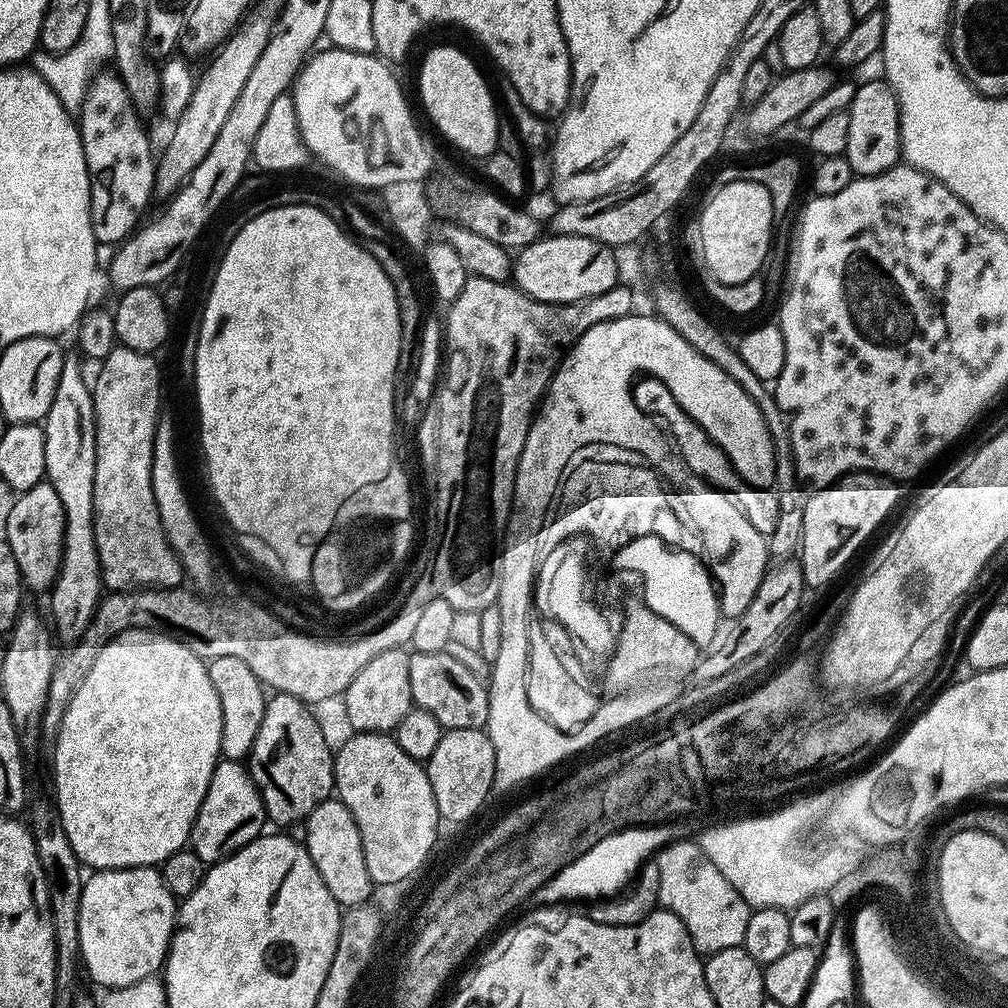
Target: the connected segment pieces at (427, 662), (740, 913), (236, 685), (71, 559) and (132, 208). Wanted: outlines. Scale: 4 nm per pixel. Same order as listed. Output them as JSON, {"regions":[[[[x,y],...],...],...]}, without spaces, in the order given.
{"regions":[[[[451,651],[417,652],[408,657],[410,662],[410,690],[413,705],[438,718],[441,729],[484,728],[488,722],[488,689],[462,661],[451,656]]],[[[691,839],[677,840],[660,849],[654,863],[658,866],[658,874],[662,874],[662,886],[659,887],[659,907],[665,912],[674,913],[682,922],[682,926],[686,926],[697,952],[711,954],[718,950],[730,950],[743,945],[746,938],[746,926],[750,922],[753,909],[742,898],[742,894],[738,894],[738,890],[734,890],[734,886],[730,886],[730,882],[722,878],[718,866],[714,866],[710,858],[706,858],[699,843]]],[[[214,658],[207,661],[208,677],[218,694],[218,702],[222,710],[222,742],[220,755],[225,760],[247,761],[254,746],[254,738],[258,738],[258,726],[262,726],[262,714],[266,703],[266,689],[260,680],[242,662],[242,658]]],[[[72,358],[65,359],[62,374],[58,378],[58,390],[54,390],[54,402],[50,402],[50,410],[42,421],[44,437],[46,438],[46,481],[58,494],[65,512],[65,532],[63,552],[60,560],[60,570],[56,576],[52,594],[52,620],[57,637],[65,640],[65,645],[71,646],[86,630],[92,620],[96,608],[102,599],[102,581],[100,578],[100,563],[96,554],[96,539],[94,538],[94,466],[96,465],[96,415],[92,401],[92,389],[89,381],[84,381],[84,372],[80,364]]],[[[102,70],[96,75],[88,88],[84,104],[78,110],[80,141],[90,178],[90,226],[94,230],[97,245],[100,246],[116,246],[127,240],[141,223],[148,198],[152,198],[154,194],[158,160],[154,152],[152,156],[152,144],[148,141],[148,132],[139,116],[141,115],[132,104],[126,86],[112,70]]]]}

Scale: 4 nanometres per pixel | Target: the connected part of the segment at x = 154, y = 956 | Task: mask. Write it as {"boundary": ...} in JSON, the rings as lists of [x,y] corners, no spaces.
{"boundary":[[[159,867],[105,868],[96,870],[83,881],[81,908],[78,910],[78,938],[83,971],[104,990],[134,986],[148,976],[156,976],[164,967],[168,943],[176,927],[177,897],[166,890],[166,882],[160,877]]]}

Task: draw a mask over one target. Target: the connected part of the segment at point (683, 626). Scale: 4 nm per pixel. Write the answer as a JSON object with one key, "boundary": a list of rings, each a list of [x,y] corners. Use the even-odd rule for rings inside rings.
{"boundary":[[[645,537],[631,544],[631,547],[615,551],[613,557],[615,569],[630,571],[638,578],[641,576],[646,588],[643,600],[645,607],[678,626],[694,642],[697,651],[704,652],[713,644],[722,621],[722,604],[713,577],[697,553],[673,553],[659,539]]]}

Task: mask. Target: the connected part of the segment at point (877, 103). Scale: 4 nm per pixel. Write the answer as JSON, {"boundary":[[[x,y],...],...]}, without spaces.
{"boundary":[[[887,79],[868,80],[857,87],[854,98],[847,109],[850,114],[850,139],[846,142],[847,156],[856,176],[877,176],[895,168],[902,156],[902,106],[896,100],[896,90]]]}

